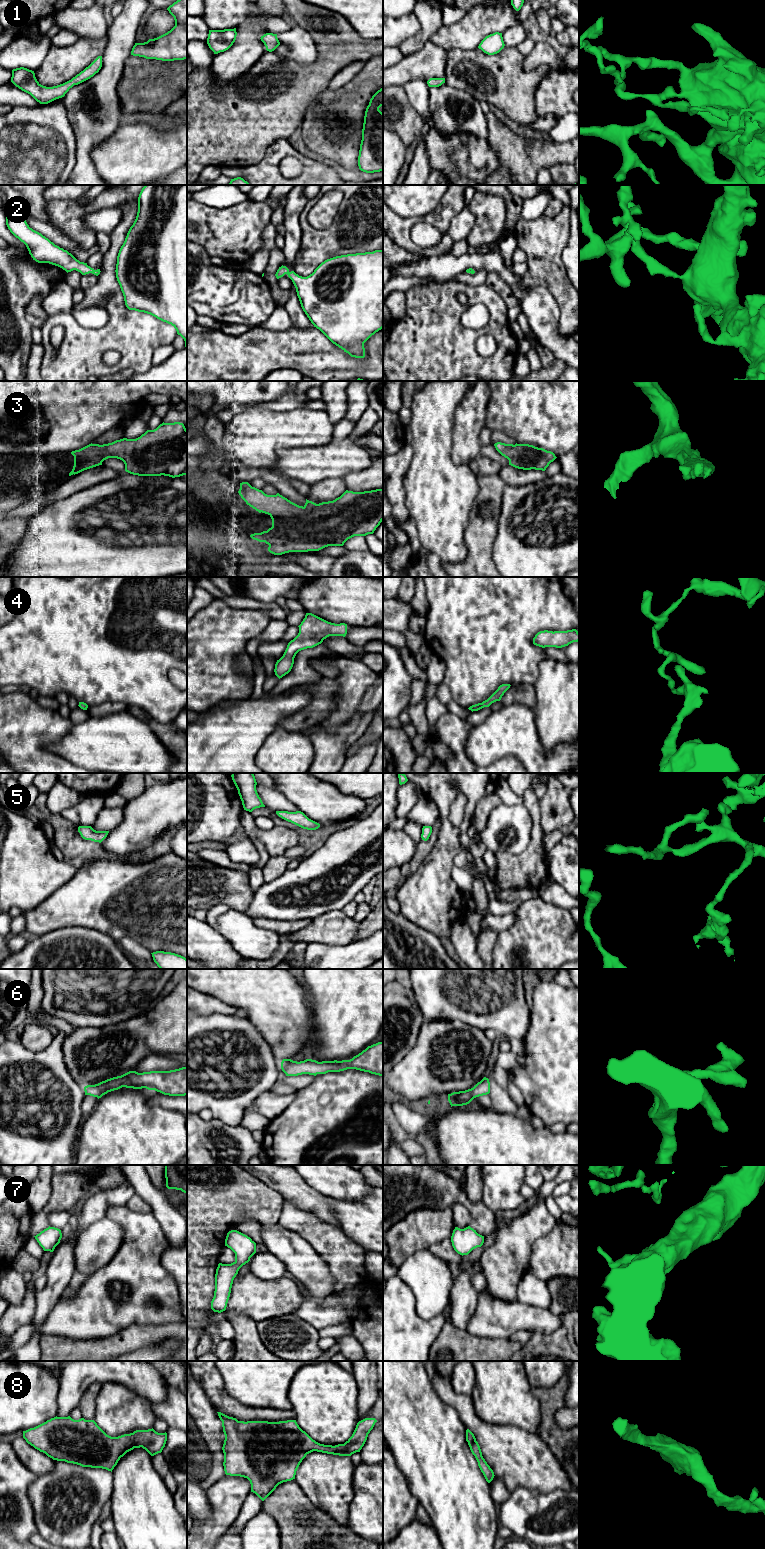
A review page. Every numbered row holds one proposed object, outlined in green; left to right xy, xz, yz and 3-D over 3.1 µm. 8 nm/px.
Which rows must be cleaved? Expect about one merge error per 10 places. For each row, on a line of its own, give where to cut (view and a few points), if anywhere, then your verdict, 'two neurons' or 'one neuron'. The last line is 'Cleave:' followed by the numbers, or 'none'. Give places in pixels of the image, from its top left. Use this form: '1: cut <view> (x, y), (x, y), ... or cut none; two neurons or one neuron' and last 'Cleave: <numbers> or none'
1: cut none; one neuron
2: cut none; one neuron
3: cut none; one neuron
4: cut none; one neuron
5: cut none; one neuron
6: cut none; one neuron
7: cut none; one neuron
8: cut none; one neuron
Cleave: none

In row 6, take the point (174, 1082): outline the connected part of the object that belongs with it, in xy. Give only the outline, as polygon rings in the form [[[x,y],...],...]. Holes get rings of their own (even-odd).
[[[187,1066],[170,1071],[150,1071],[138,1073],[129,1071],[95,1085],[84,1087],[85,1095],[101,1098],[108,1092],[122,1087],[155,1090],[169,1096],[187,1095]]]

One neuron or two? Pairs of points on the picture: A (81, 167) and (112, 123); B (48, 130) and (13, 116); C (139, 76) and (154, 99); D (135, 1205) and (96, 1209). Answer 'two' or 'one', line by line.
A: one
B: one
C: one
D: two

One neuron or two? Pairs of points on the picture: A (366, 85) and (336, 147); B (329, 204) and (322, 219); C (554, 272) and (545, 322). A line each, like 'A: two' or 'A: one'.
A: one
B: one
C: two

